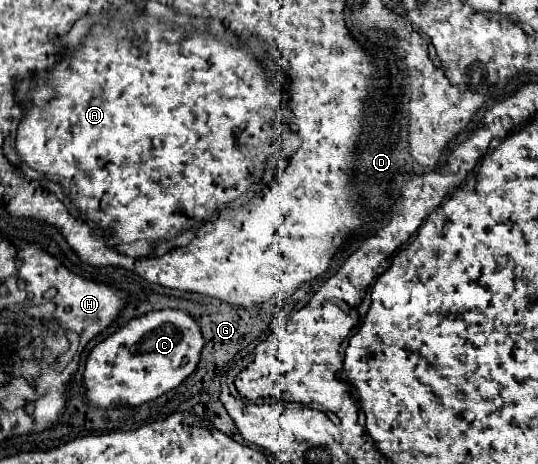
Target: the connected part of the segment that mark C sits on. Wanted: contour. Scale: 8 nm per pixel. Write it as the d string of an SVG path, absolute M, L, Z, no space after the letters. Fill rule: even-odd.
M164 309L144 313L100 341L86 357L82 375L84 399L90 407L106 409L114 403L138 407L178 387L198 365L204 337L198 323L184 311Z

